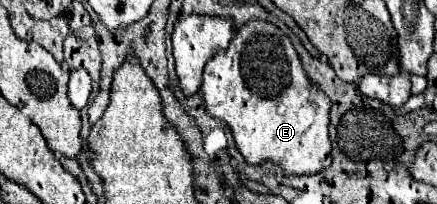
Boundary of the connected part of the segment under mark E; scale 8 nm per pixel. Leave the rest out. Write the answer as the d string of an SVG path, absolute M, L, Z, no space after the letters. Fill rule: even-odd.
M251 21L247 27L235 31L229 49L215 55L205 65L201 97L205 113L223 121L231 133L235 147L249 165L261 165L265 161L277 161L283 175L315 175L331 165L331 141L329 141L329 99L321 91L311 87L307 75L303 75L301 61L285 33L273 23Z

